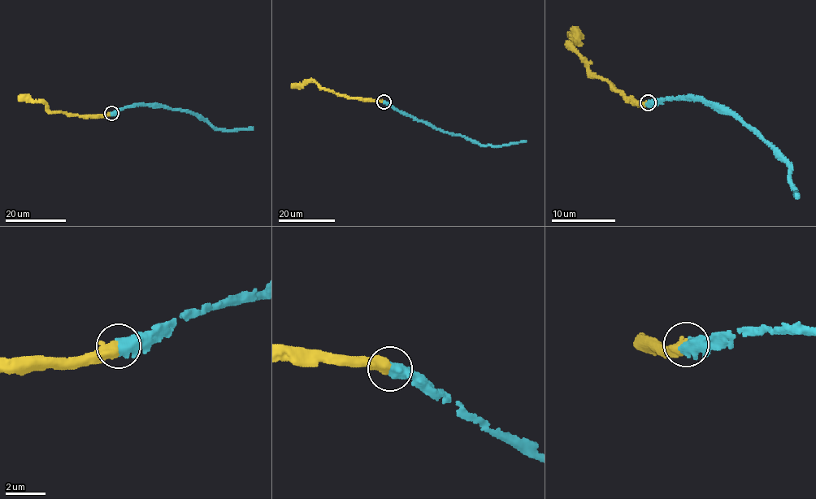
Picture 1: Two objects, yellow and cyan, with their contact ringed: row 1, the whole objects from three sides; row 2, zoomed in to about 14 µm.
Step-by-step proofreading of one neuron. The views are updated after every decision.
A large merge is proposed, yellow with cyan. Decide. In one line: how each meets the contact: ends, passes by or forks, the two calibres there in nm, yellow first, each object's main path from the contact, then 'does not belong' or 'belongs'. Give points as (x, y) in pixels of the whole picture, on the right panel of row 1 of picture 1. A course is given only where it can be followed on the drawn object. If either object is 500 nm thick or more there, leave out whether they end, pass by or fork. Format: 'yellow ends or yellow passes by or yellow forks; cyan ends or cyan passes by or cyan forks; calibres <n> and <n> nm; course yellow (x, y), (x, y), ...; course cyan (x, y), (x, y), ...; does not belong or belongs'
calibres 600 and 600 nm; course yellow (647, 103), (627, 97), (605, 79), (593, 74), (587, 62), (570, 45), (575, 37), (572, 36), (575, 28); course cyan (647, 103), (688, 97), (713, 102), (740, 120), (786, 161), (798, 198), (796, 195); belongs

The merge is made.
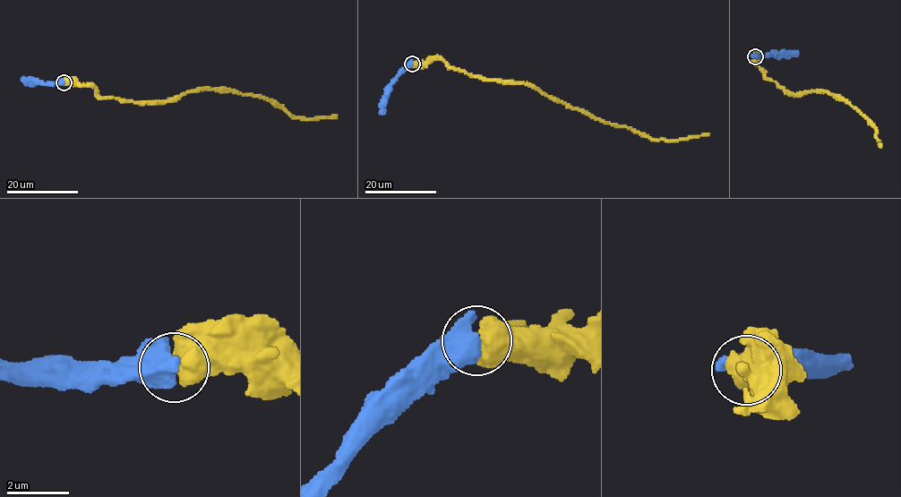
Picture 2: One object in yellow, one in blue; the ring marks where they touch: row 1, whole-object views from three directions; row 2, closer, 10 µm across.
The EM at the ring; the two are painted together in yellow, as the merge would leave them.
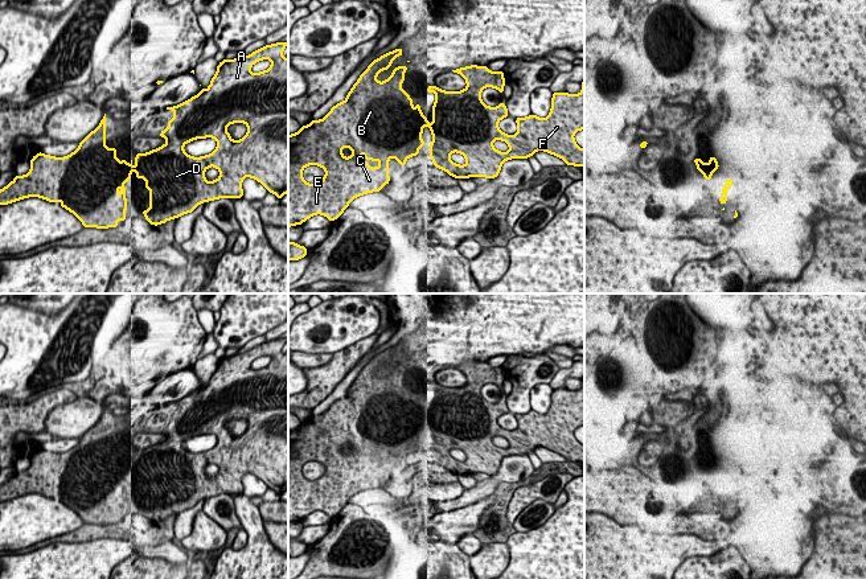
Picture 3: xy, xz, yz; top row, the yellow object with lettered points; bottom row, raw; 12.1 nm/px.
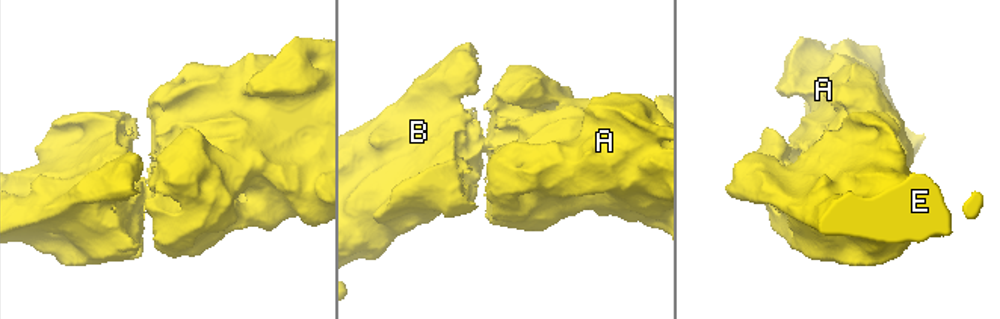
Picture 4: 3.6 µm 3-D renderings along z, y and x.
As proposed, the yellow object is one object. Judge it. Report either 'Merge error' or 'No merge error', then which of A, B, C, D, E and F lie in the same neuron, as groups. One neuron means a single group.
No merge error. Groups: A B C D E F

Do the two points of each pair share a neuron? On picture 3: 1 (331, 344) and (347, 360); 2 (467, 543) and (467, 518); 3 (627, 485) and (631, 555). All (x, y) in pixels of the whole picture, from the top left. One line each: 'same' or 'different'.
1: different
2: different
3: different

